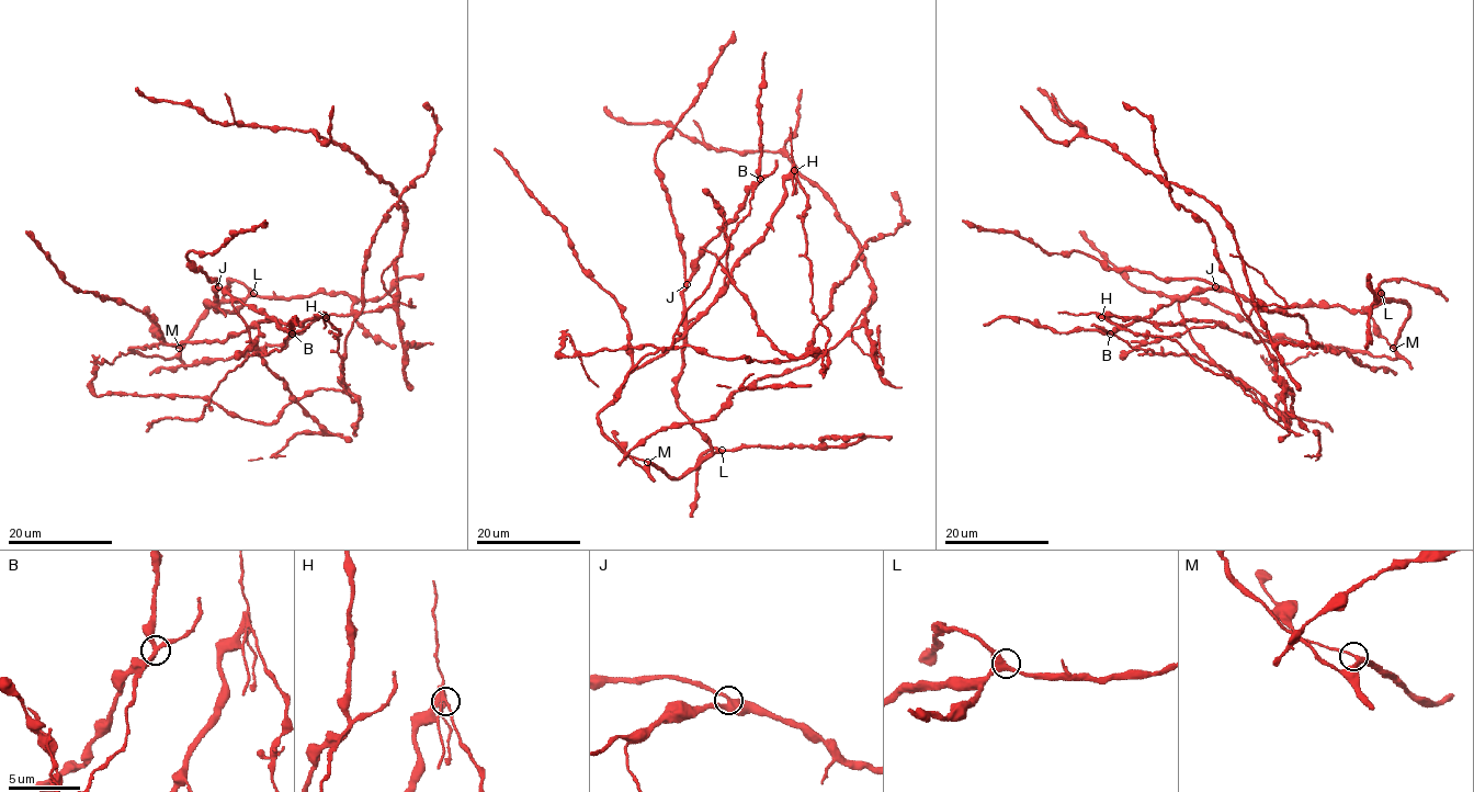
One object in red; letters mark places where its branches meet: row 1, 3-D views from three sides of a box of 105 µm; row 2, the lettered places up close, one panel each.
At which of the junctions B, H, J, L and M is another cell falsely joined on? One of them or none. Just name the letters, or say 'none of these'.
B

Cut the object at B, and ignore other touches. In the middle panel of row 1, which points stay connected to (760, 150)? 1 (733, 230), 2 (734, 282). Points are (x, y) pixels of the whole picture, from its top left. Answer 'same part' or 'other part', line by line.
1: other part
2: same part

